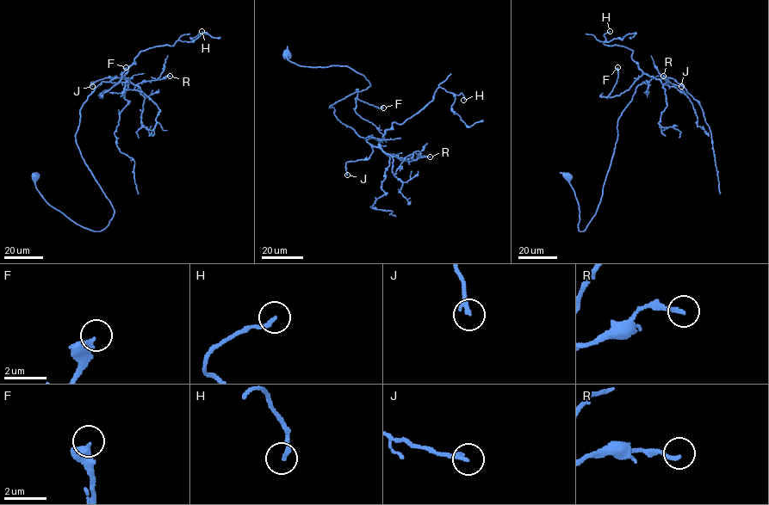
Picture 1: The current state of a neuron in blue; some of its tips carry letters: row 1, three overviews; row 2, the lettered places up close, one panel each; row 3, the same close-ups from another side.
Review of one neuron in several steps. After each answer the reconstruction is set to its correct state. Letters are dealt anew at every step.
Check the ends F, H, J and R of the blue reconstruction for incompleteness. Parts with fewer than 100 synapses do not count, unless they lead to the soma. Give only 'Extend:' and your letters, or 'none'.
Extend: none

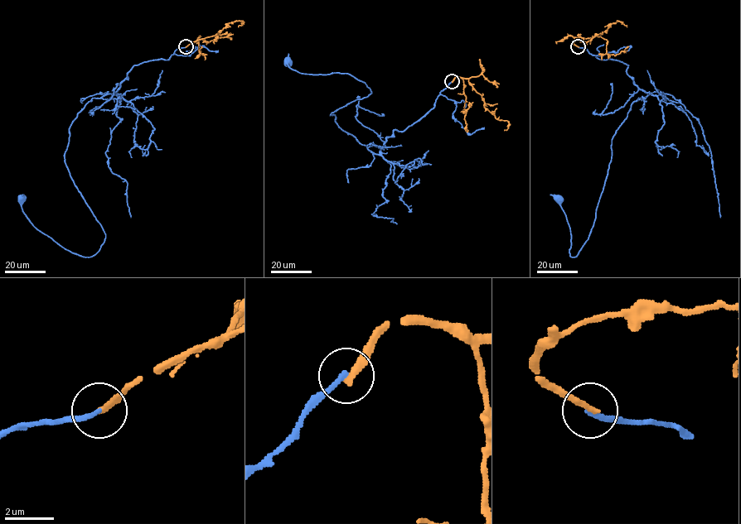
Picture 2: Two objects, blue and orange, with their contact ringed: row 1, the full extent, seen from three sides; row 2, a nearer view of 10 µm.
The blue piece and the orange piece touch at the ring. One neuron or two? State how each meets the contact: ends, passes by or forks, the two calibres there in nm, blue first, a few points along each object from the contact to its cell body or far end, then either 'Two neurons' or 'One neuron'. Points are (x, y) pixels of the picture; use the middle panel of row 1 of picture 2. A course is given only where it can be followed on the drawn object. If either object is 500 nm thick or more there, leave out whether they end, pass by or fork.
At the ring blue ends. At the ring orange ends. Thickness 190 nm (blue) against 260 nm. Course of blue: (452, 81), (375, 154), (330, 115), (371, 93), (365, 84), (300, 73), (288, 61). Course of orange: (452, 81), (456, 77), (468, 79), (481, 95), (484, 106), (495, 117), (508, 122), (508, 127), (504, 130). Two neurons

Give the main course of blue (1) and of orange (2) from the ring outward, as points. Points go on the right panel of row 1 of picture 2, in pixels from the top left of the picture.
1: (578, 47), (626, 63), (633, 82), (651, 93), (632, 104), (612, 140), (594, 223), (575, 257), (558, 199)
2: (578, 47), (573, 44), (575, 39), (587, 42), (617, 21), (627, 26)

